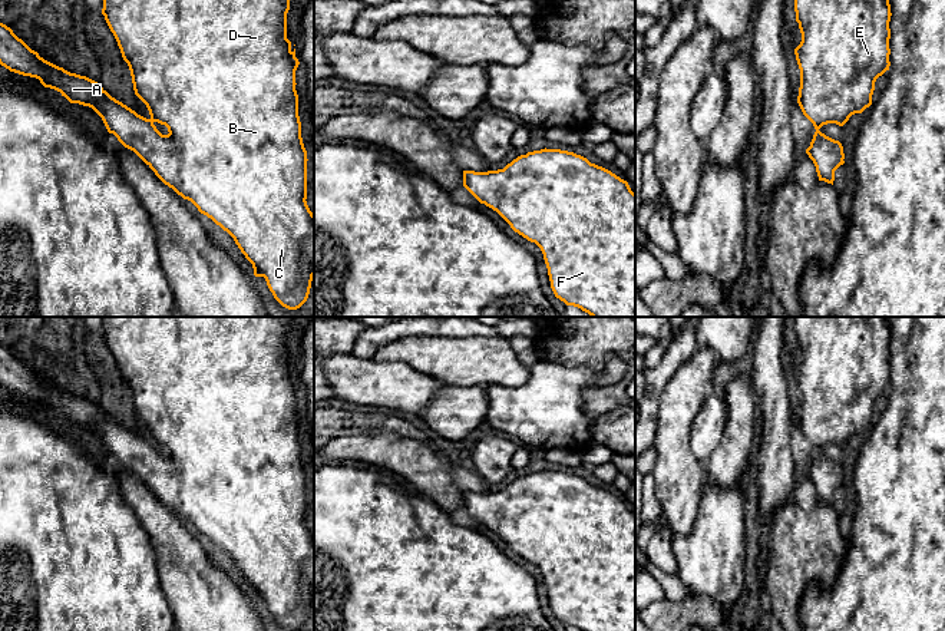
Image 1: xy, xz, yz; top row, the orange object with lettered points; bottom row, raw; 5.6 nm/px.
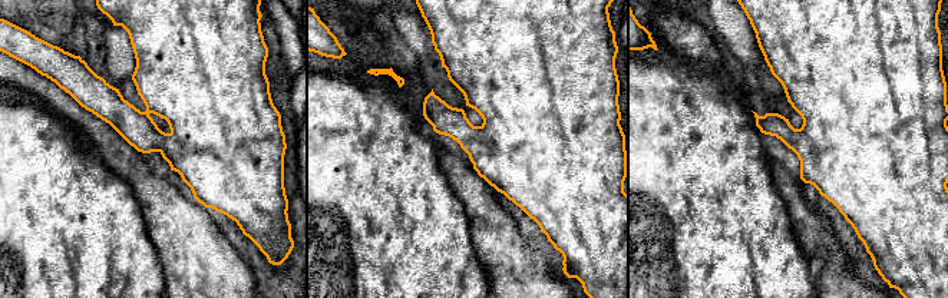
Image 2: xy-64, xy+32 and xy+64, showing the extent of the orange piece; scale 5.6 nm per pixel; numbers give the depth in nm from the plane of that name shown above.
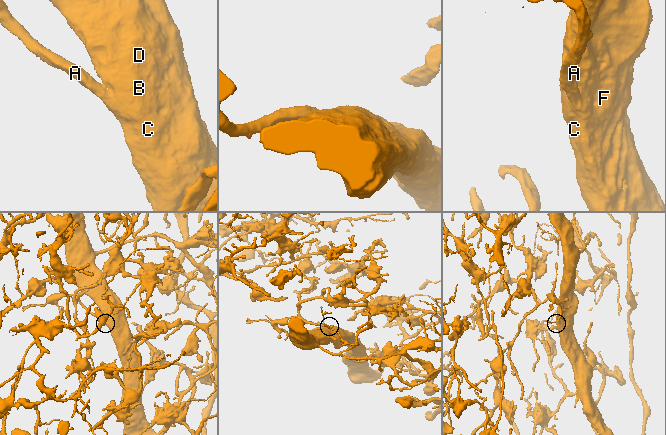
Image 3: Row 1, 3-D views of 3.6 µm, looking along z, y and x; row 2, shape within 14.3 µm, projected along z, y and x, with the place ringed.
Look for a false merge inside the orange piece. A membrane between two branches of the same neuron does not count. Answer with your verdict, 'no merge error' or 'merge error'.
no merge error

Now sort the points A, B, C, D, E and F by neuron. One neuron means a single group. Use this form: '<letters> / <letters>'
A B C D E F

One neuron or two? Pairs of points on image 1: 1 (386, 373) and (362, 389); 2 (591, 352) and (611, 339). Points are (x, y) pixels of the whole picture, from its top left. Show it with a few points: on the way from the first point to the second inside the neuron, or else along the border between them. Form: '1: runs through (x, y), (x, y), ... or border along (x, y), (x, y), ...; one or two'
1: runs through (380, 379), (374, 383), (367, 383); one
2: runs through (595, 347), (607, 339); one

